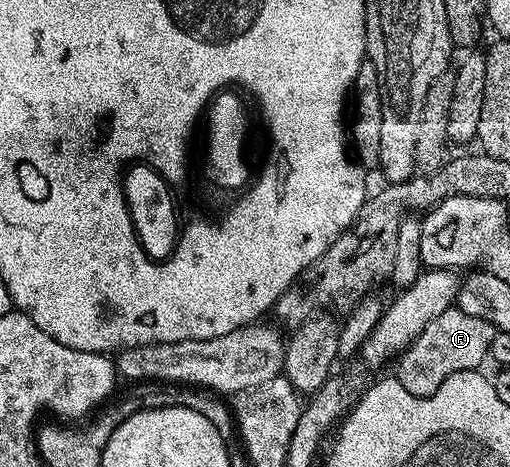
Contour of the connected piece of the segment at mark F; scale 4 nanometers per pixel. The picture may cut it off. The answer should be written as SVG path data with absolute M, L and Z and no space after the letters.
M450 307L439 315L439 319L431 319L427 327L414 339L409 347L400 354L395 376L411 395L430 397L451 375L468 369L480 370L481 364L489 357L489 348L493 342L494 327L487 319L475 319L475 315L467 315L463 310Z

